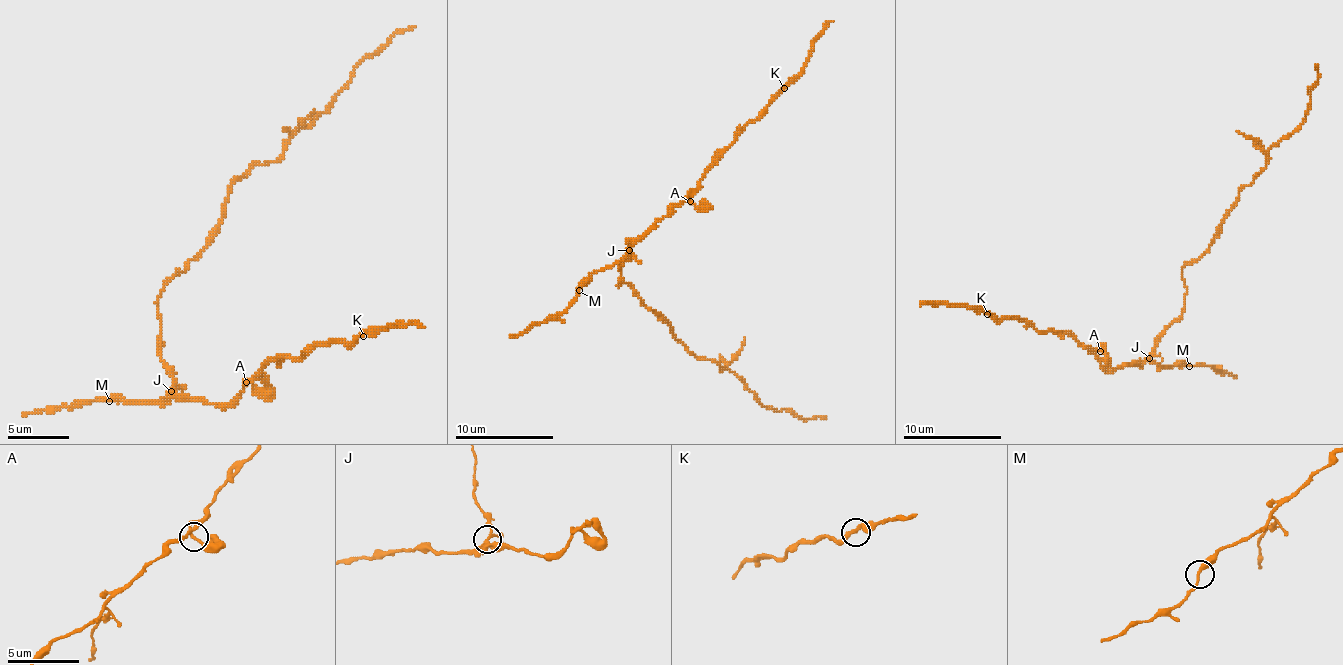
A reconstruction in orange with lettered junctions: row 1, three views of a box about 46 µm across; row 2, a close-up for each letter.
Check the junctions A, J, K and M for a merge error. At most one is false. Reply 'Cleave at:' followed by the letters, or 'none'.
Cleave at: J

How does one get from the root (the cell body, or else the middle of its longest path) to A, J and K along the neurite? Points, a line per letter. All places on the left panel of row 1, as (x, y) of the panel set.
A: (161, 336), (161, 361), (173, 376), (173, 394), (179, 401), (228, 404), (246, 382)
J: (161, 336), (161, 361), (173, 376), (170, 391)
K: (161, 336), (173, 394), (207, 404), (228, 404), (271, 361), (363, 336)

